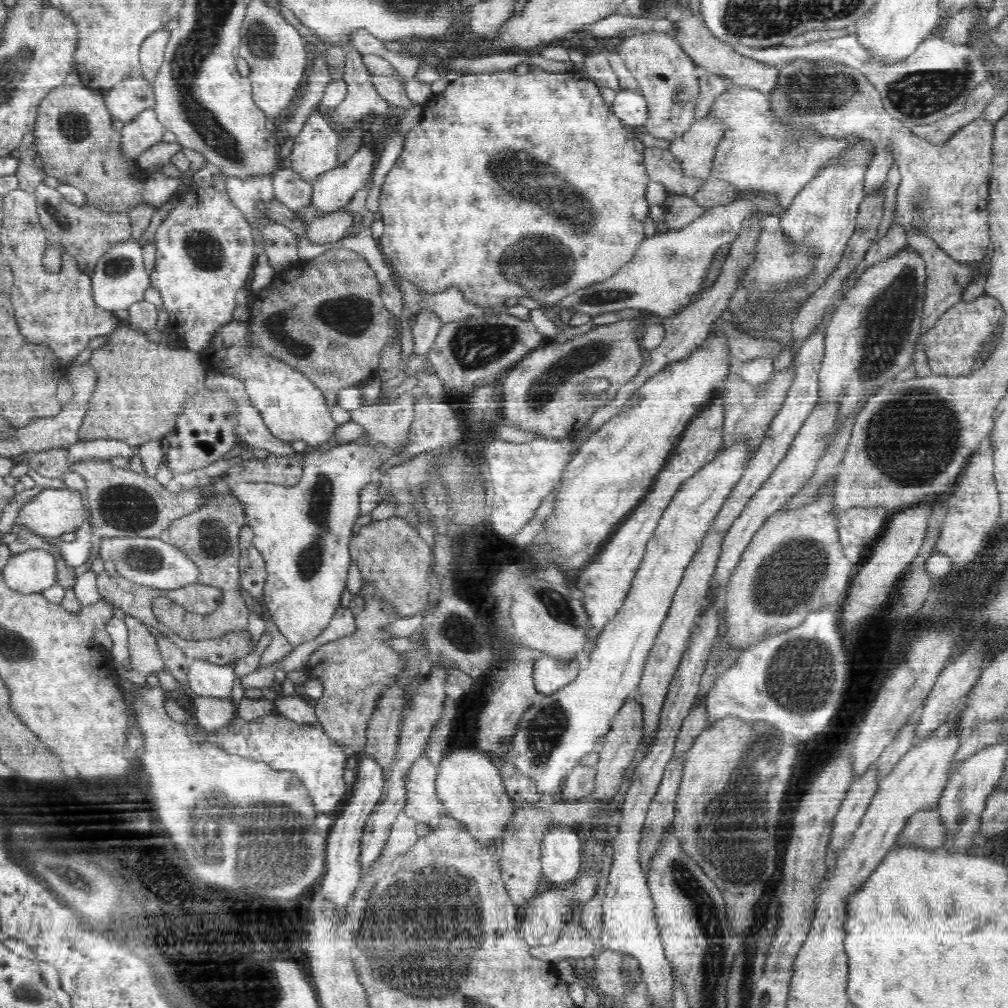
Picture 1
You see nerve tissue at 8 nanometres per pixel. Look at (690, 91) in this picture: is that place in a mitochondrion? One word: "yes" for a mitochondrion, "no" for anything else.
no

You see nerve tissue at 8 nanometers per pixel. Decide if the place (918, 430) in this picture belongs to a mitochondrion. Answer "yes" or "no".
yes

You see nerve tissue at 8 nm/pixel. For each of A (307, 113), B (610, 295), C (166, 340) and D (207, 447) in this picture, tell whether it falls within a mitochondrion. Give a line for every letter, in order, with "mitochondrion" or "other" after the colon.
A: other
B: mitochondrion
C: other
D: other

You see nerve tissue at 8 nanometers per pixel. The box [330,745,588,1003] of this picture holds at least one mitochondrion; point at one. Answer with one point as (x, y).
(437, 888)

